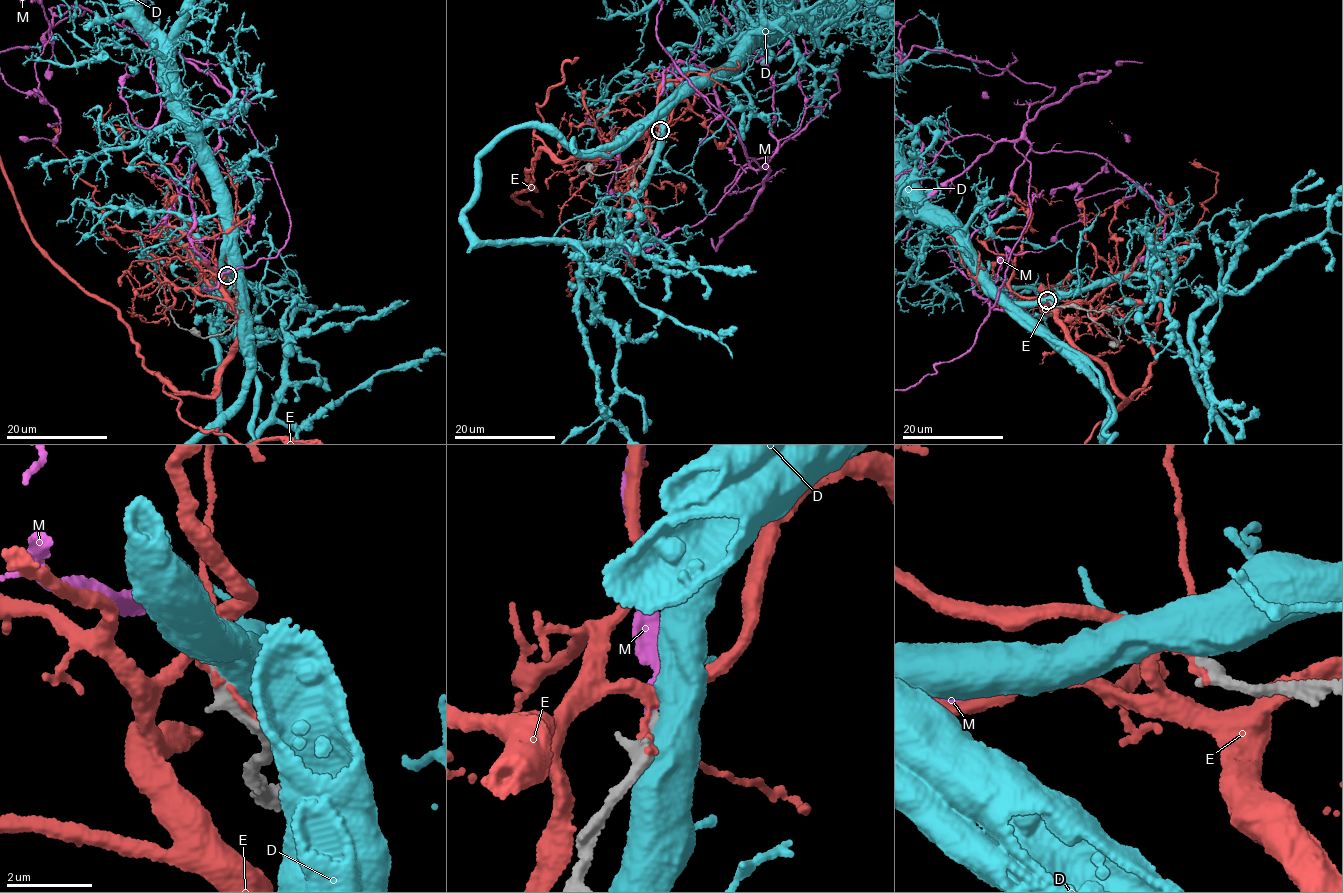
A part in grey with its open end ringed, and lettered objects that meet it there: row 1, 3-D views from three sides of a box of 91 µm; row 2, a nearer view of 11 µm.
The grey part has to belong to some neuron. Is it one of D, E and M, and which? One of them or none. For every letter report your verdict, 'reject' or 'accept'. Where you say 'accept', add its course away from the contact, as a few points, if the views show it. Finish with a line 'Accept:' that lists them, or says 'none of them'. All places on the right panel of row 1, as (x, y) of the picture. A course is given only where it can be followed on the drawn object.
D: reject
E: reject
M: accept
Accept: M

